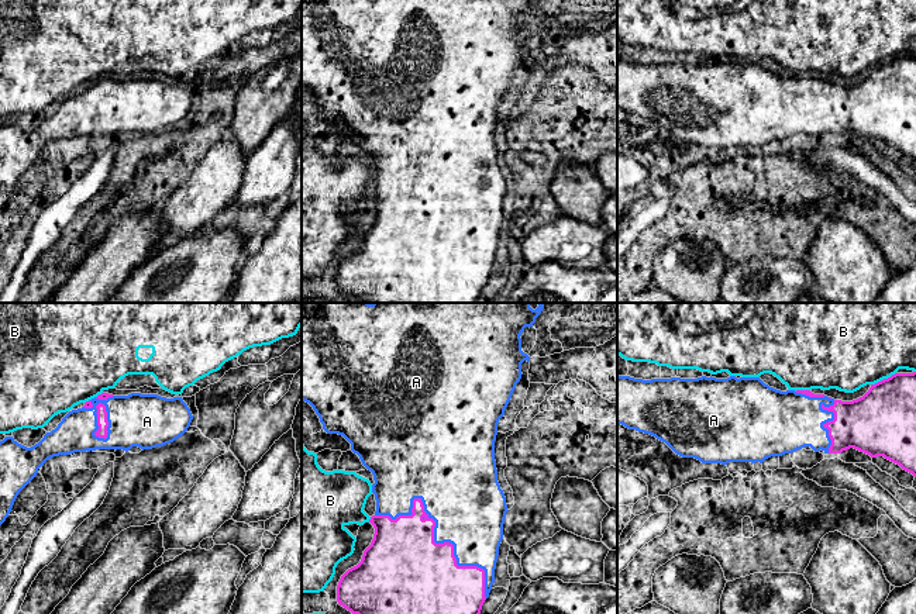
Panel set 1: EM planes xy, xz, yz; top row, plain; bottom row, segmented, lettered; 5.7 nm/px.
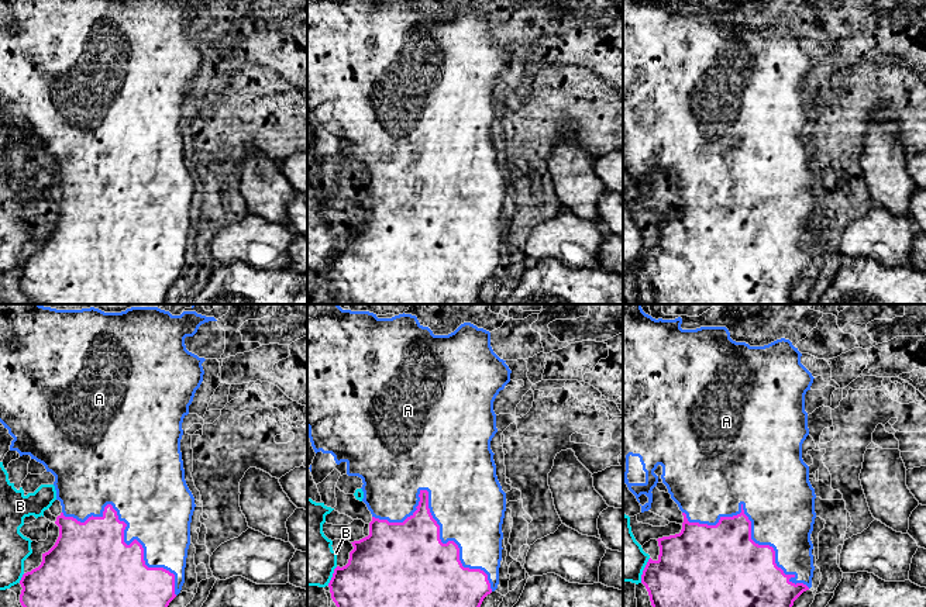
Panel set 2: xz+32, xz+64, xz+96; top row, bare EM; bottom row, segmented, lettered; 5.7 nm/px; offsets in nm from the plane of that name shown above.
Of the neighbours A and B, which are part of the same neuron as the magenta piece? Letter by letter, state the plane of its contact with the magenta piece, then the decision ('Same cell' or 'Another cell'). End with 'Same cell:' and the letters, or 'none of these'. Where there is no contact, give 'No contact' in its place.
A: Touches magenta in xz. Same cell
B: Touches magenta in yz. Another cell
Same cell: A

